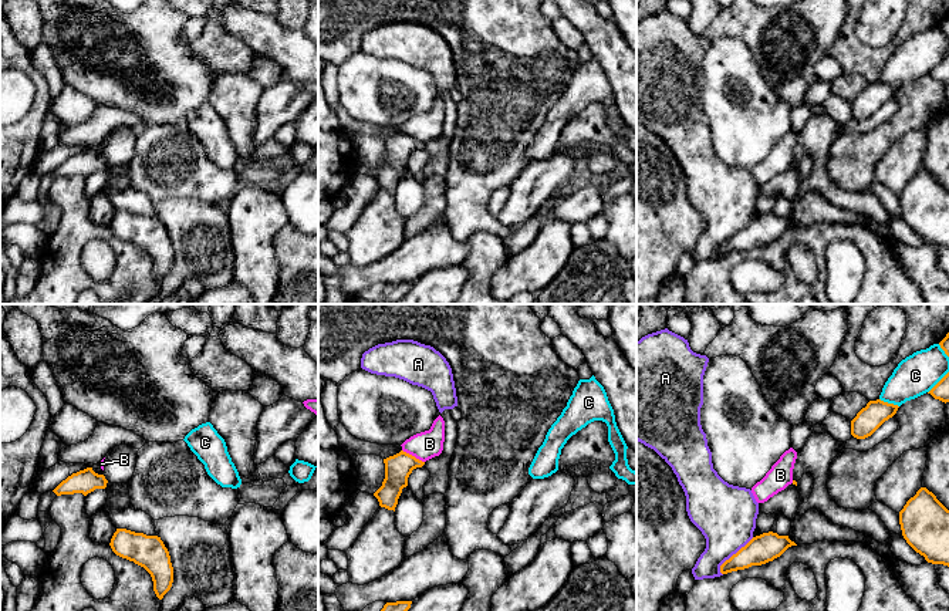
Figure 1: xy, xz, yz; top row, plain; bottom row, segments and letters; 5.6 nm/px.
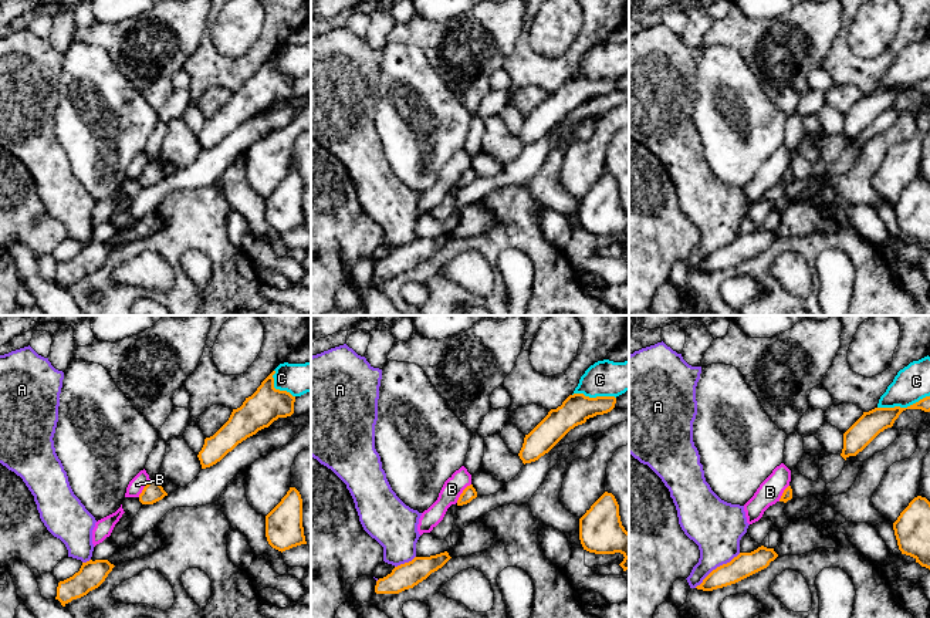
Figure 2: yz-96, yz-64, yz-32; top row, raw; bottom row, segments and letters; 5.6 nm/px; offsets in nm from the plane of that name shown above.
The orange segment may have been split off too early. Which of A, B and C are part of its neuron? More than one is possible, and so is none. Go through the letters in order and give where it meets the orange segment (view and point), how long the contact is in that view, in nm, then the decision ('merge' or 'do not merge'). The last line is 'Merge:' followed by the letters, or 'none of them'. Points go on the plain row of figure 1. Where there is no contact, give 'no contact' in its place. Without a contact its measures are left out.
A: meets orange in yz at (733, 236); contact 280 nm long; do not merge
B: meets orange in xz at (414, 138); contact 150 nm long; do not merge
C: meets orange in yz at (890, 85); contact 120 nm long; do not merge
Merge: none of them

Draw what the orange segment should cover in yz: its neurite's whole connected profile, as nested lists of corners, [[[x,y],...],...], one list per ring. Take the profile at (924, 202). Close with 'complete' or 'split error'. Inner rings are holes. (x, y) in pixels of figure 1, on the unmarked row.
[[[921,169],[899,193],[906,225],[928,244],[949,249],[949,192],[926,169]]]; complete

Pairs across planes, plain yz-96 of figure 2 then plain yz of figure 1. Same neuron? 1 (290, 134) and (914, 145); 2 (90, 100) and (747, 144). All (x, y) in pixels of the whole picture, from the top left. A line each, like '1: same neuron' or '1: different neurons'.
1: same neuron
2: same neuron

